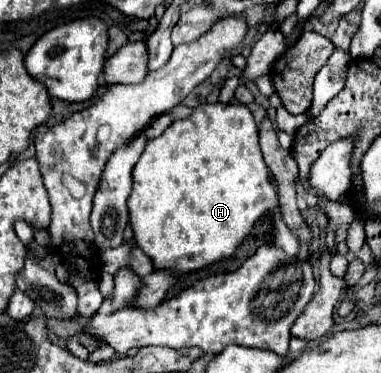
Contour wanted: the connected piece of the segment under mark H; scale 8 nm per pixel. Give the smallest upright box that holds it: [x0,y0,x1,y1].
[128,103,278,273]

